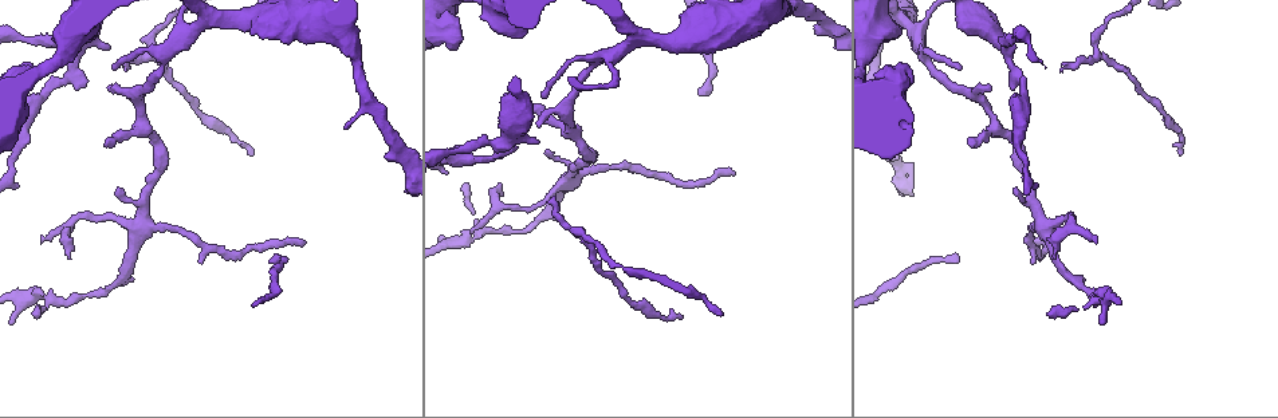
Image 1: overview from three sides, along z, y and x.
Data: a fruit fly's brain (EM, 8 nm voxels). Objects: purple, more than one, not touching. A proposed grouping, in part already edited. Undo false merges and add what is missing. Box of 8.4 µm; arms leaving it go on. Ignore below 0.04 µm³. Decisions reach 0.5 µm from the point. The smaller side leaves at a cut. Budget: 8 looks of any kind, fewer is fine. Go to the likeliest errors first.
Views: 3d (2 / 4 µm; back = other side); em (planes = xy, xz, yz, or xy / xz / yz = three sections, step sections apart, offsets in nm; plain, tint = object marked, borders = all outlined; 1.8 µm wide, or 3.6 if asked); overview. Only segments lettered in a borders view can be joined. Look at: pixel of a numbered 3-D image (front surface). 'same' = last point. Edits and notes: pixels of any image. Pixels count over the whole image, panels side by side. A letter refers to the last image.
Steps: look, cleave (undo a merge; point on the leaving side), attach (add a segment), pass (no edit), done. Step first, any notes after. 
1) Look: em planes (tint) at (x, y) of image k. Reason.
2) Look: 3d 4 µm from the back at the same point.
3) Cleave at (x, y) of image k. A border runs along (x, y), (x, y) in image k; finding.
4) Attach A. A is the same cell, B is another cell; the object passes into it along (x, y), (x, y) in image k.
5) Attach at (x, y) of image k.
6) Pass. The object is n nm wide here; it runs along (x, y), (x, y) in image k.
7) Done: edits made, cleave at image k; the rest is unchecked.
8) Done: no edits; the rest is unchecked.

Look: em yz step 4 (tint) at (1037, 225) of image 1. Thick turns thin.

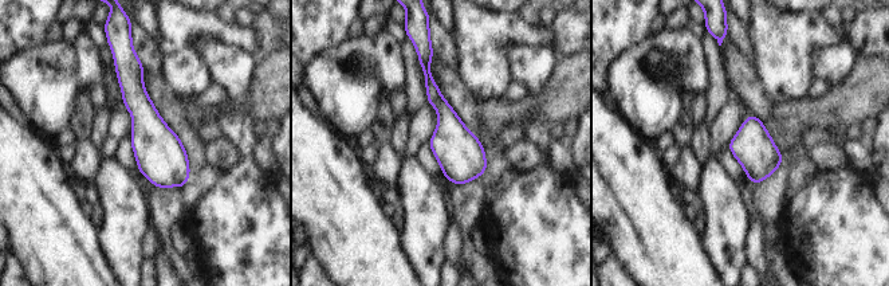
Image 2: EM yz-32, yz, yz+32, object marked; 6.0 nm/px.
Look: em yz step 4 (borders) at the same point. See the neighbours.

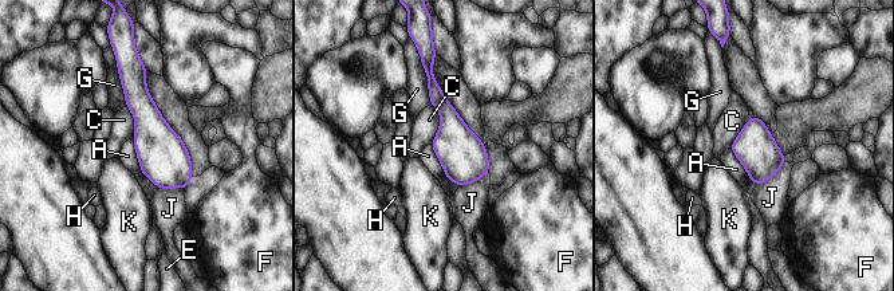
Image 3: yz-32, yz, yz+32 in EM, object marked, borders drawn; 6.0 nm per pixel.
Pass. The longest contact is with G, 300 nm; A, C, E, F, G, H, J and K are other cells; it runs along (137, 66), (137, 99), (182, 184) in image 3; continuous, no second cell.

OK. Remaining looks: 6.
Look: 3d 4 µm at (731, 174) of image 1. Thin end.

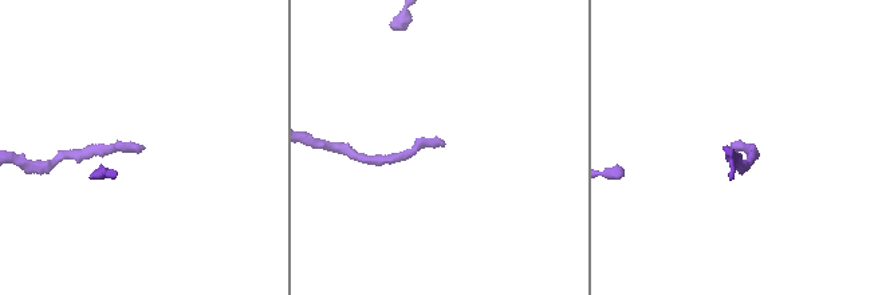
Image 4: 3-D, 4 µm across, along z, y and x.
Look: em xy step 16 (tint) at (140, 145) of image 4. Need the tissue.

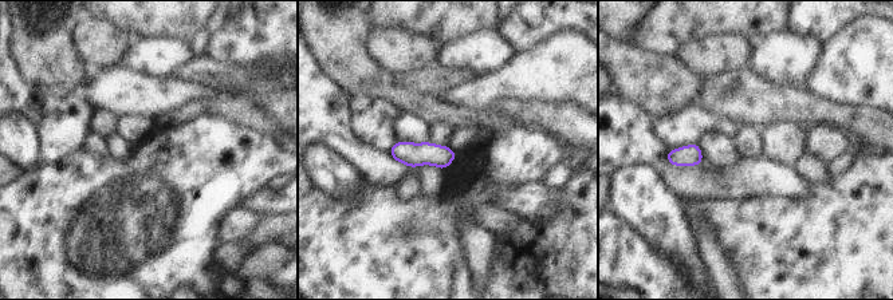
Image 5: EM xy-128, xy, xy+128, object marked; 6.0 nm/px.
Look: em planes (borders) at the same point.

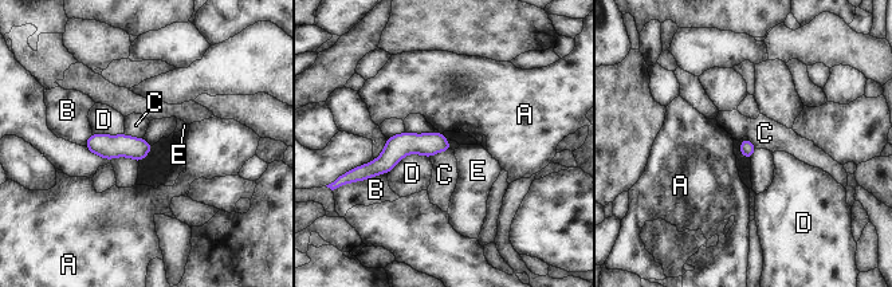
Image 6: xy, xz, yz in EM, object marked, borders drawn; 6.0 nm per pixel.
Pass. A, B, C, D and E are other cells; a border runs along (452, 149), (436, 152), (429, 157) in image 6; no lettered segment goes on from it.

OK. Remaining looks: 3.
Look: 3d 2 µm at (681, 315) of image 1. Long arm stops here.

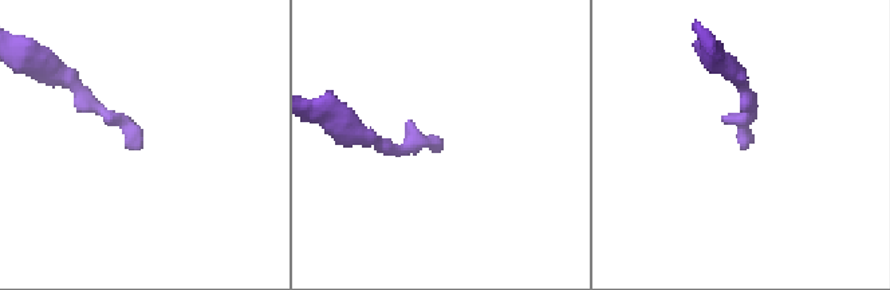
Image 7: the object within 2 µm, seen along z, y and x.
Look: em 3.6 µm xz step 16 (borders) at (442, 140) of image 7. Shape alone is not enough.

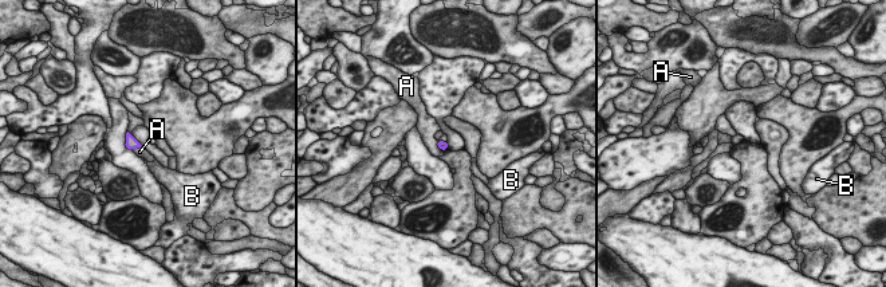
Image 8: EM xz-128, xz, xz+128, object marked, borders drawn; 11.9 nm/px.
Pass. The longest contact is with A, 140 nm; A and B are other cells; a border runs along (141, 145), (132, 149) in image 8; none of them fits.

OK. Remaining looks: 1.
Done: no edits; the rest is unchecked.

